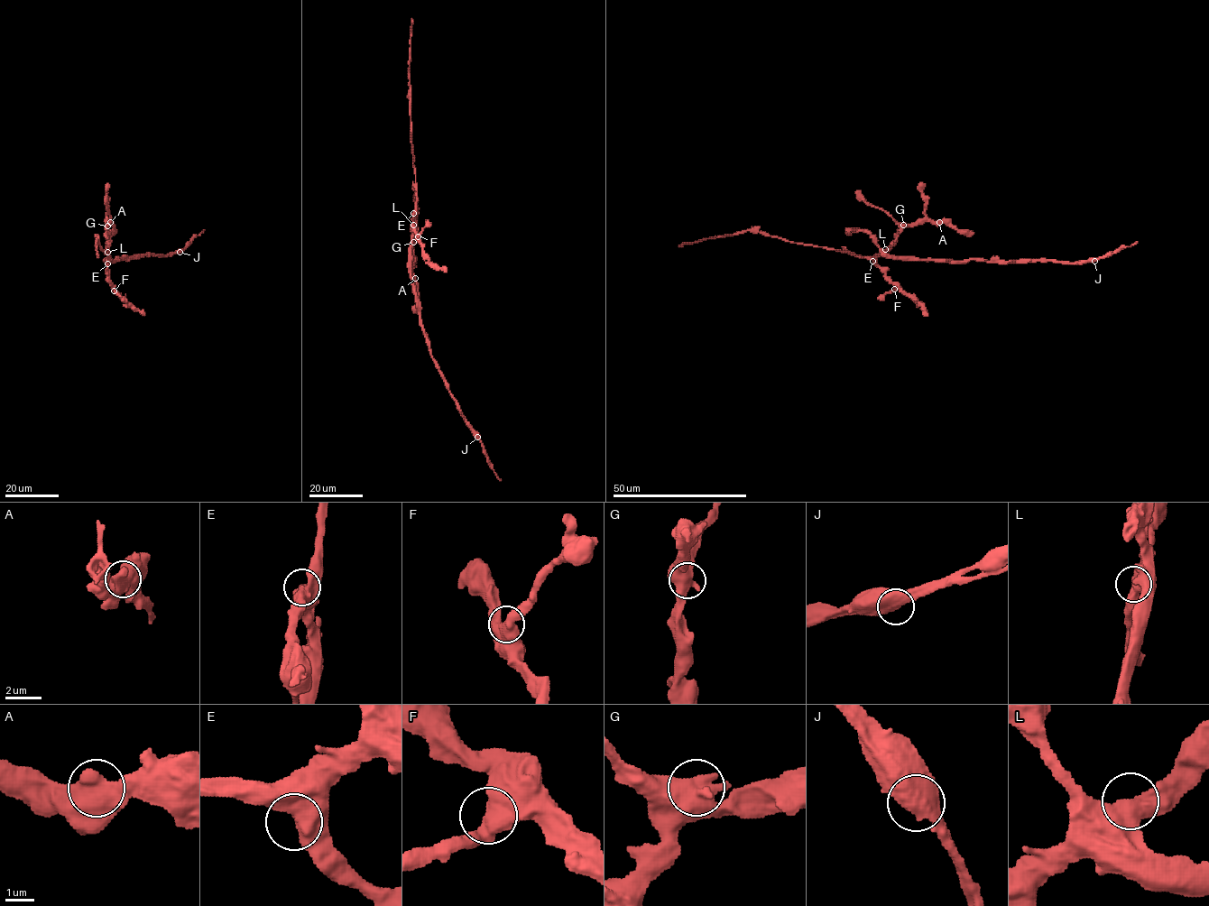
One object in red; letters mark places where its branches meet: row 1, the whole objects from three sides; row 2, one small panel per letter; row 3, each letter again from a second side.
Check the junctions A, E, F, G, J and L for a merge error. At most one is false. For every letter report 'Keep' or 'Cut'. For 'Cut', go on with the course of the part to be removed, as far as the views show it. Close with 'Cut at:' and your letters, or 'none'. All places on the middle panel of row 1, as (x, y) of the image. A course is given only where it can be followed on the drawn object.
A: Keep
E: Keep
F: Keep
G: Keep
J: Cut. Course of the part to remove: (477, 437), (457, 407), (430, 353), (410, 272), (411, 242)
L: Keep
Cut at: J

